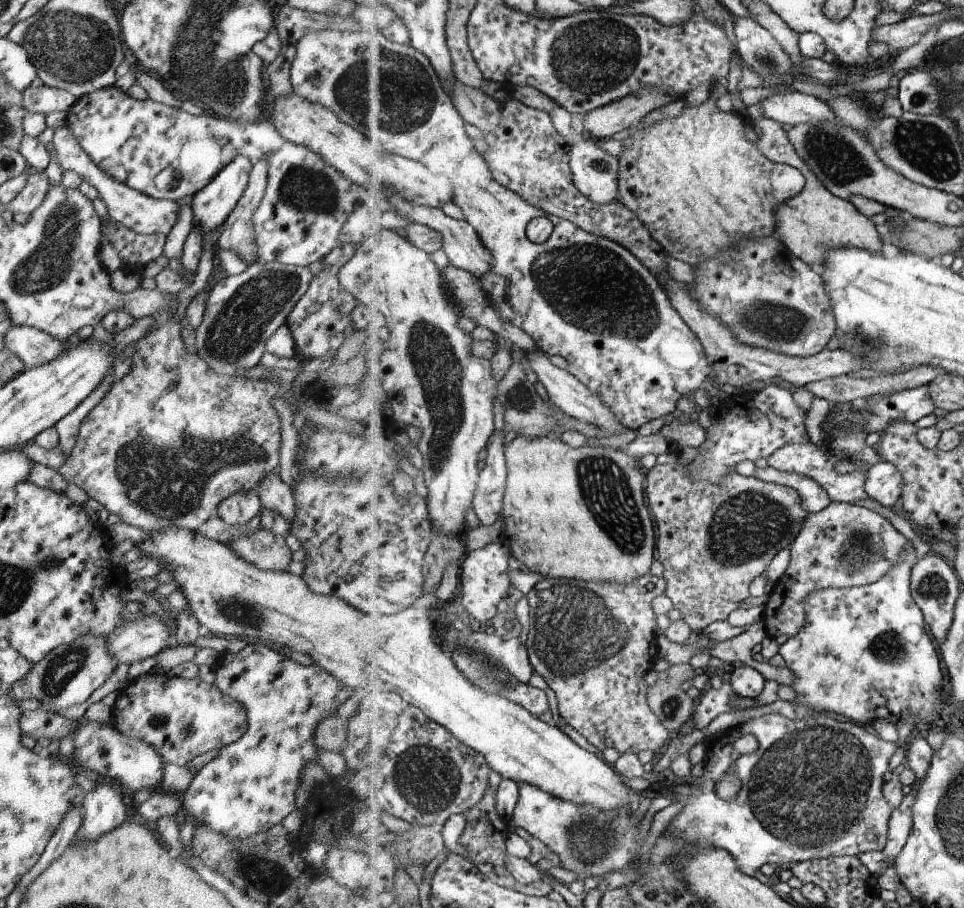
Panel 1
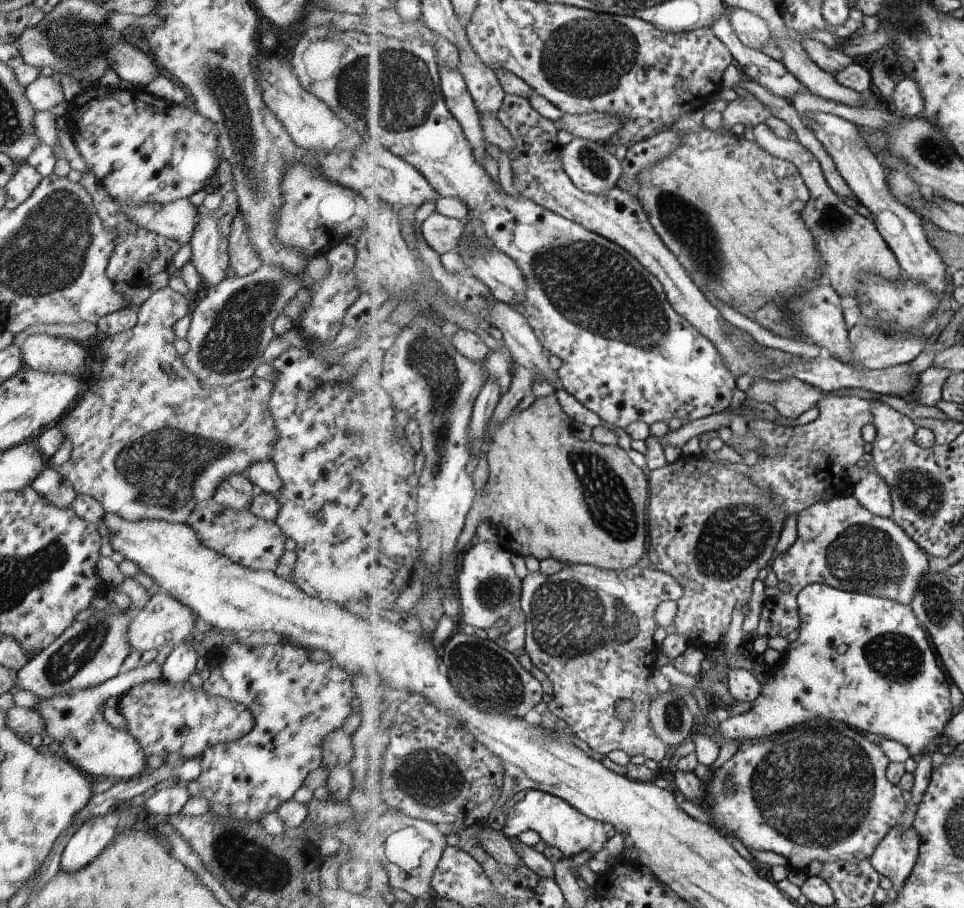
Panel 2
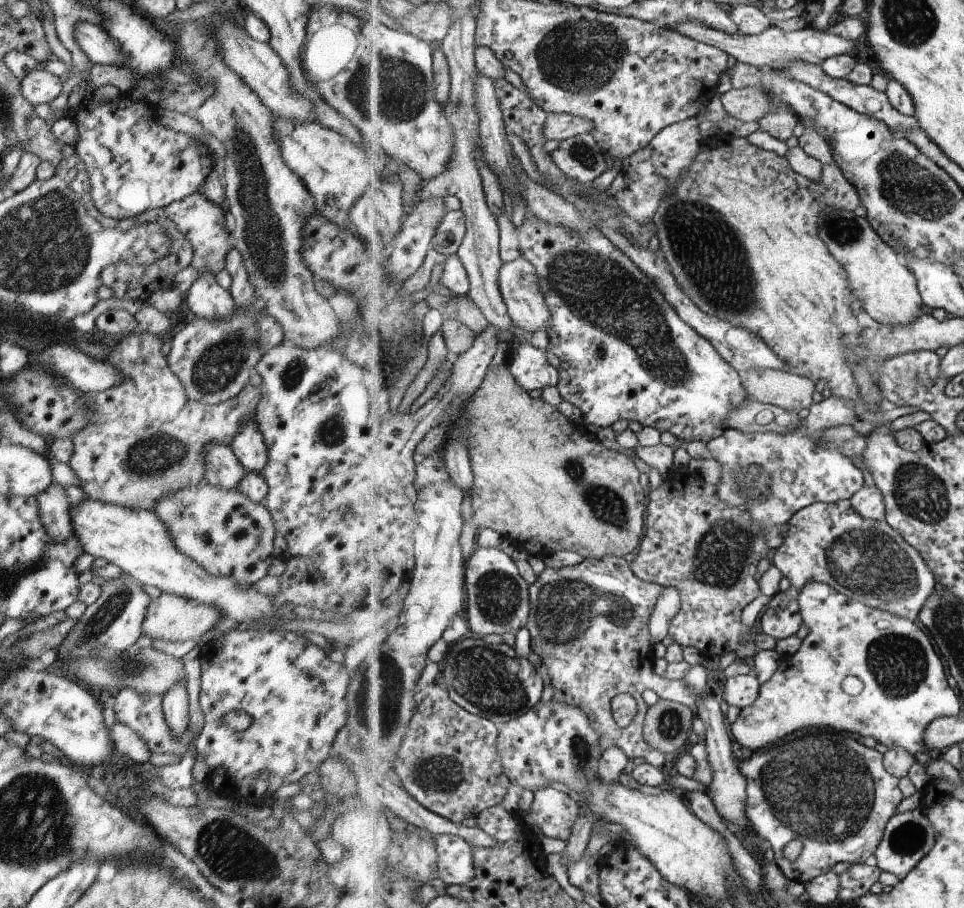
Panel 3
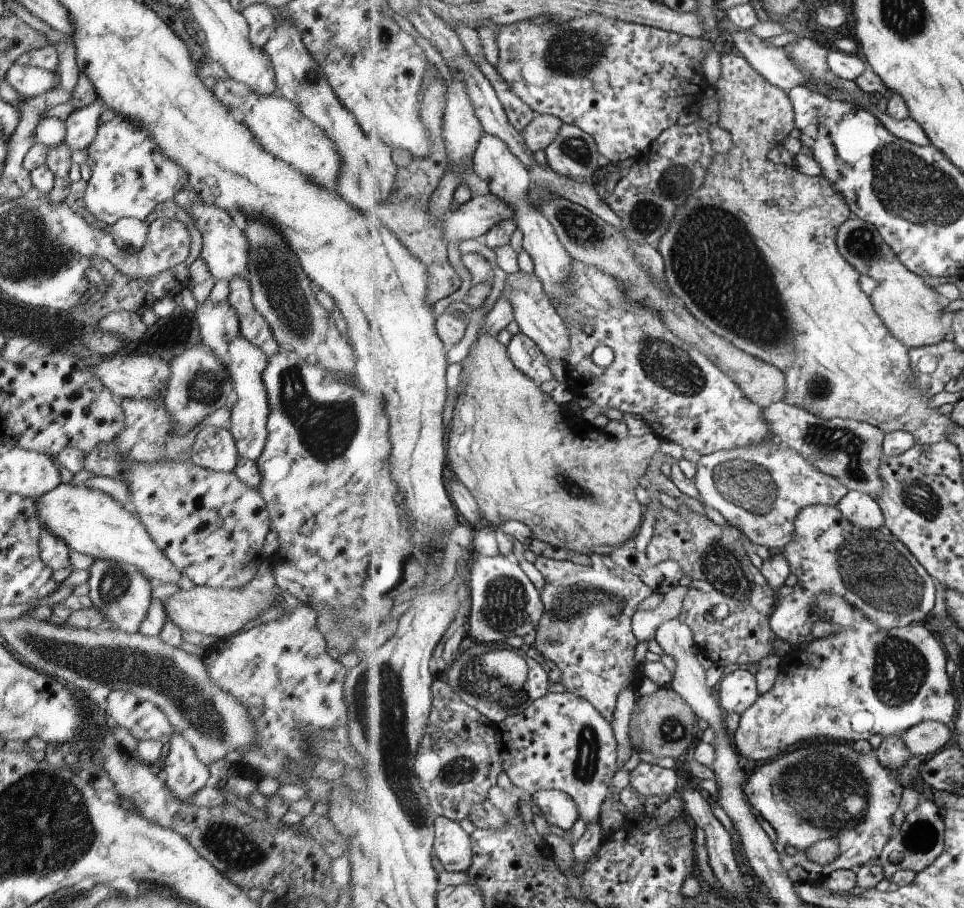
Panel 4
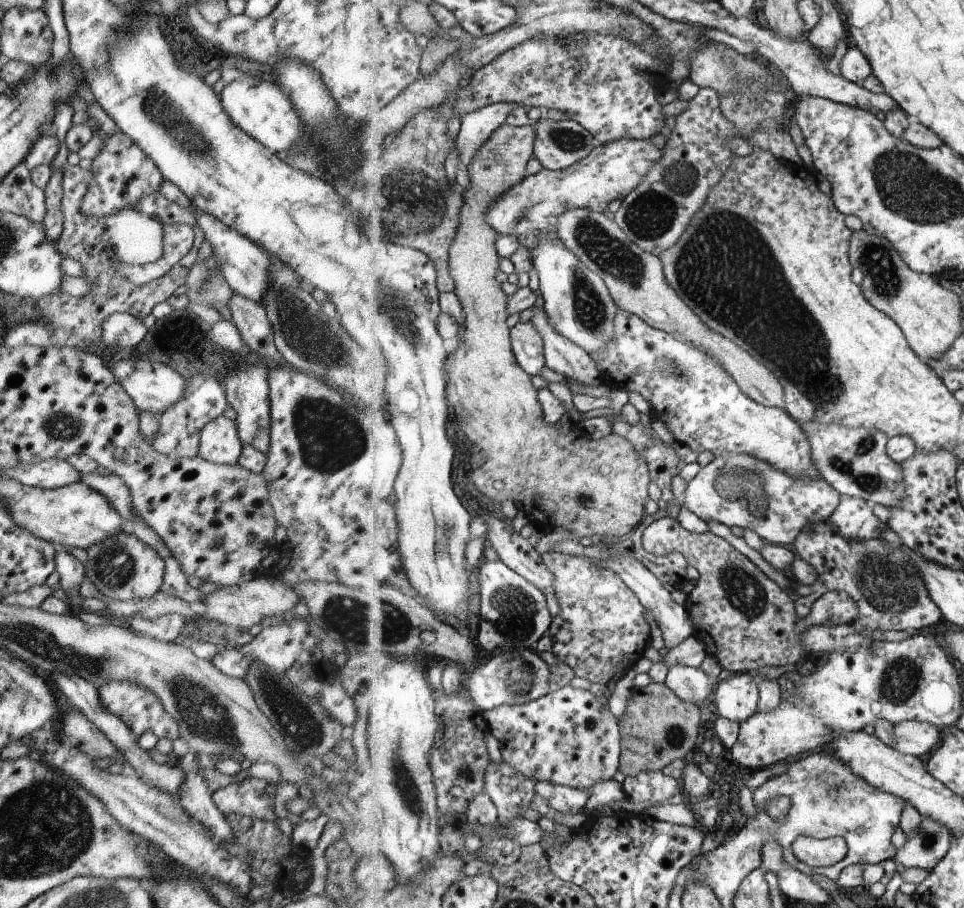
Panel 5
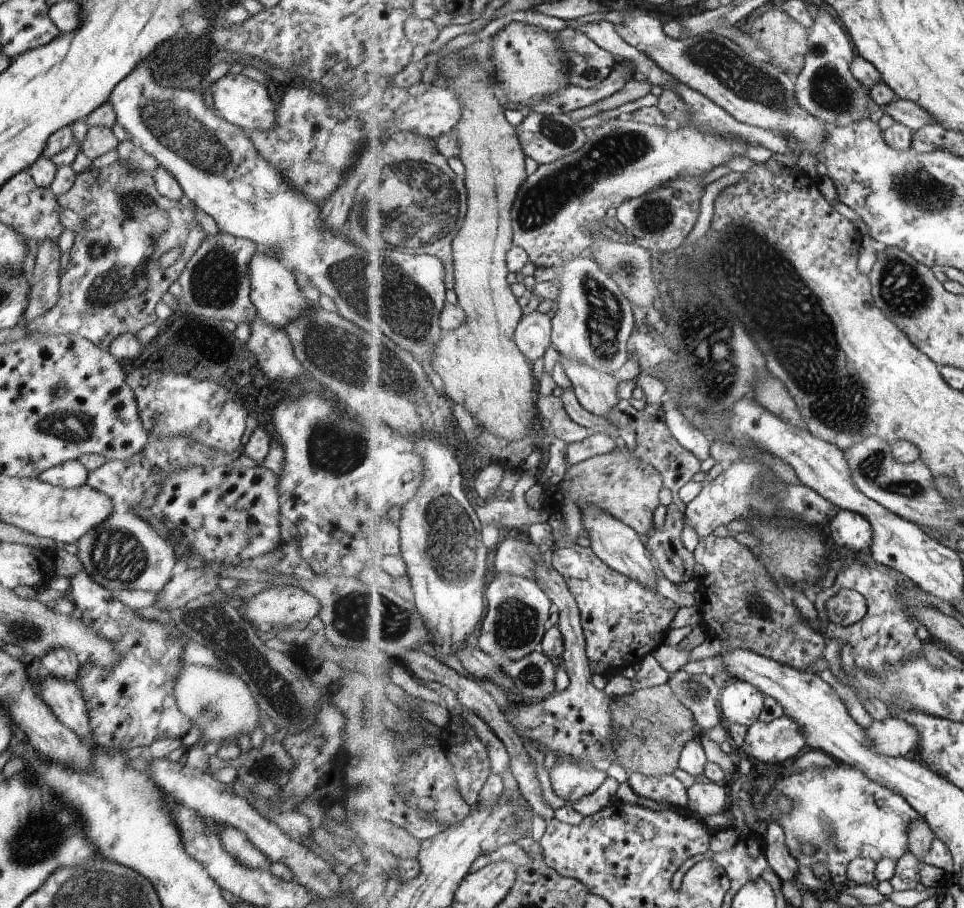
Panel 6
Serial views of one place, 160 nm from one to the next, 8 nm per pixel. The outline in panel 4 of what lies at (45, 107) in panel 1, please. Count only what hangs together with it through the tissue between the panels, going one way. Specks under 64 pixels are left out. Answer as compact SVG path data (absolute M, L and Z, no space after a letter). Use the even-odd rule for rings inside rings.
M15 62L6 70L4 81L21 97L42 95L47 90L57 87L59 82L57 74L44 68Z

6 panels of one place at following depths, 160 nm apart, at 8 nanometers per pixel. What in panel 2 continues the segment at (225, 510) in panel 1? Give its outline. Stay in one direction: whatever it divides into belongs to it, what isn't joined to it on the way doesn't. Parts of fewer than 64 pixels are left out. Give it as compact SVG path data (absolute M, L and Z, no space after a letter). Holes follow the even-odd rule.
M244 473L229 475L214 488L212 499L223 507L242 511L250 507L255 486Z

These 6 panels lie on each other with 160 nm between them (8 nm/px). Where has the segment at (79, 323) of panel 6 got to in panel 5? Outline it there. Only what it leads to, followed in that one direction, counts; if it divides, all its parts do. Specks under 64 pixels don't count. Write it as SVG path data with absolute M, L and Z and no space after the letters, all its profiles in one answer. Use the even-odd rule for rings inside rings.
M78 165L64 166L62 172L62 231L56 242L56 249L65 257L81 263L82 277L89 283L84 296L74 297L66 292L55 291L36 301L38 315L33 321L23 322L9 330L3 337L7 348L23 345L47 347L49 345L87 348L102 340L102 324L113 313L125 313L141 322L157 304L173 294L177 286L184 284L189 267L196 259L201 241L204 239L195 216L188 208L169 202L158 192L143 195L136 200L134 207L124 208L114 215L88 217L81 214L80 204L87 192L91 171ZM183 223L190 225L194 239L189 252L176 262L163 276L152 281L135 285L117 274L117 264L143 265L157 260L162 255L162 230L165 225Z

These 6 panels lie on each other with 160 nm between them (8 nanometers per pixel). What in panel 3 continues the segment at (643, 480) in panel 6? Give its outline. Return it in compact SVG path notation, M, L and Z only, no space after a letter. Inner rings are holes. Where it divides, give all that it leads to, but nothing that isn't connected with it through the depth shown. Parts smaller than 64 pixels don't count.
M548 113L544 124L544 140L562 140L585 133L595 133L595 124L569 113ZM490 365L481 386L465 404L452 429L452 437L467 437L468 434L474 472L471 522L477 530L492 528L504 538L520 540L529 549L570 550L585 559L600 559L607 555L621 557L637 551L646 532L645 510L648 506L647 489L643 490L639 482L641 472L635 460L625 452L607 449L601 442L587 438L583 429L563 416L557 406L541 398L531 398L529 390L518 384L509 365Z

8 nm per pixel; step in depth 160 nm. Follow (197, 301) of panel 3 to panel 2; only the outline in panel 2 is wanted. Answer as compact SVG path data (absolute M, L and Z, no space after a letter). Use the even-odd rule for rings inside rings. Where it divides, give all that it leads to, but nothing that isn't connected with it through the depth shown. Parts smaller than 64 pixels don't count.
M223 161L219 162L215 172L213 178L209 179L209 182L203 185L199 195L188 198L196 210L196 225L188 243L191 247L191 264L200 276L200 294L207 289L213 288L226 277L225 268L228 266L228 234L232 220L238 215L238 204L232 189L233 183L230 166ZM206 193L219 196L221 198L219 204L213 206L213 208L211 208L211 204L205 206L203 204L205 198L202 194Z

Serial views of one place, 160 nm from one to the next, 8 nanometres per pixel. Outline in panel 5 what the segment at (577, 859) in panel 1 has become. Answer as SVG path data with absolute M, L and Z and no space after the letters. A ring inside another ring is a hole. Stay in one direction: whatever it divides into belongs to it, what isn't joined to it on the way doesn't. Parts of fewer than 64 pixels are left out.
M539 781L536 784L536 792L546 799L554 810L571 814L583 812L591 798L591 791L549 781Z

